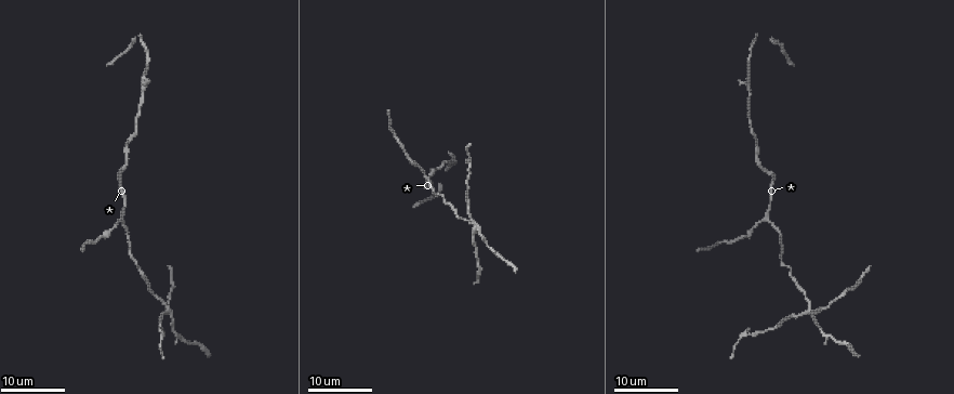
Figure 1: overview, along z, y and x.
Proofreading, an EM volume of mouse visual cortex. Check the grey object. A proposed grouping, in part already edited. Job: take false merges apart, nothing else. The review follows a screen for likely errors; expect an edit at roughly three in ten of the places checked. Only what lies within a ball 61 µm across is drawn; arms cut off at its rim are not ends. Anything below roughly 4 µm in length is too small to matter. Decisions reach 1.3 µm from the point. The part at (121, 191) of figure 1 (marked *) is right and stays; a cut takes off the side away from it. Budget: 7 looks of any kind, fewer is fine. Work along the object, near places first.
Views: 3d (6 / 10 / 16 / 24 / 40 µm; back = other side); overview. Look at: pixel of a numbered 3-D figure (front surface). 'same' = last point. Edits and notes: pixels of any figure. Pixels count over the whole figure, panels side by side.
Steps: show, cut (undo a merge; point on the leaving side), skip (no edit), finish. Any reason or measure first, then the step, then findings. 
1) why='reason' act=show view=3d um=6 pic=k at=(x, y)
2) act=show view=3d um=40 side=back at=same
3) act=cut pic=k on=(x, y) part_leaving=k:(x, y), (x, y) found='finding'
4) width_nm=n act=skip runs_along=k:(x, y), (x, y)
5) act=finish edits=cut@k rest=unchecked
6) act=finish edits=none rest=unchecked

why='thick turns thin' act=show view=3d um=24 pic=1 at=(143, 275)

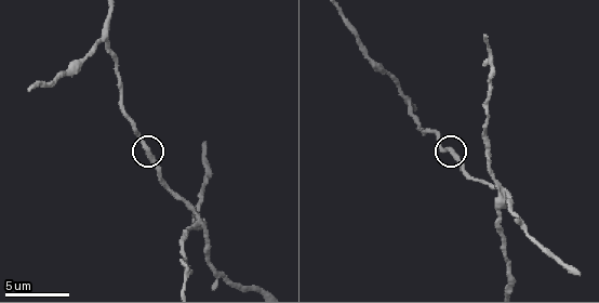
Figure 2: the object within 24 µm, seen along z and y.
act=show view=3d um=10 pic=2 at=(448, 149)

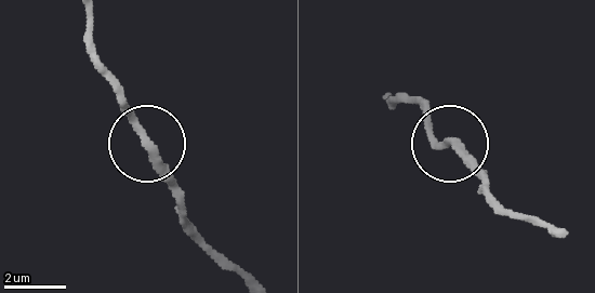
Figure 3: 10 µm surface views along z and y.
width_nm=250 act=skip runs_along=3:(84, 15), (90, 62), (183, 207) found='continuous, no second neuron'

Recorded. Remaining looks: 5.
why='branch point' act=show view=3d um=16 pic=2 at=(195, 227)

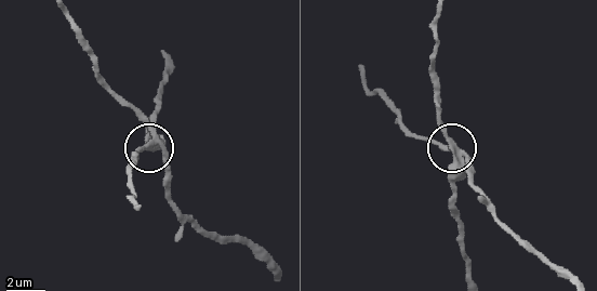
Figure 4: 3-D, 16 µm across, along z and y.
act=show view=3d um=16 side=back pic=4 at=(453, 147)

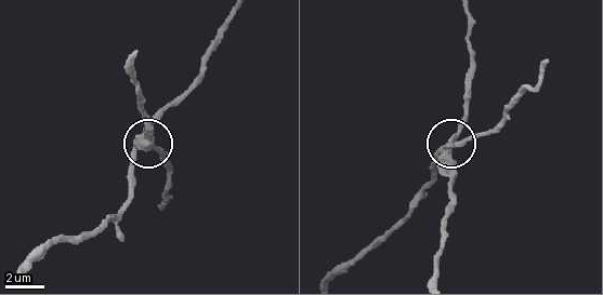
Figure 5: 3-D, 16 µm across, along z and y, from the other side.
act=cut pic=5 on=(147, 137) part_leaving=5:(445, 146), (464, 109), (469, 80), (468, 12) found='a second neuron is stuck on'

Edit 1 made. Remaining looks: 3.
why='thin arm on a thick one' act=show view=3d um=6 pic=2 at=(105, 39)

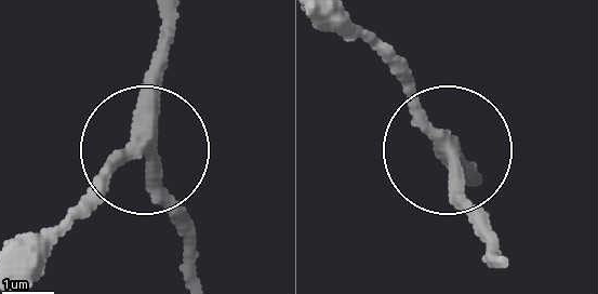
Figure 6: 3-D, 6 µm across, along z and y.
why='other side' act=show view=3d um=6 side=back pic=6 at=(145, 151)

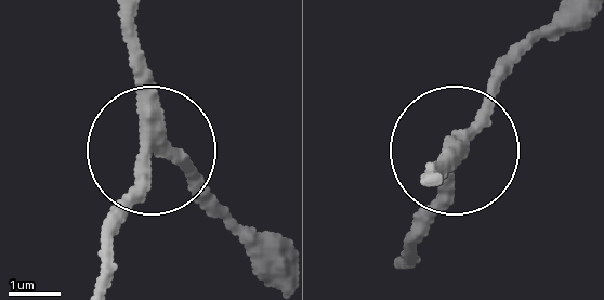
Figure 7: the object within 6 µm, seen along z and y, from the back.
width_nm=290 act=skip found='continuous, no second neuron'

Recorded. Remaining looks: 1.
act=finish edits=cut@5 rest=unchecked

